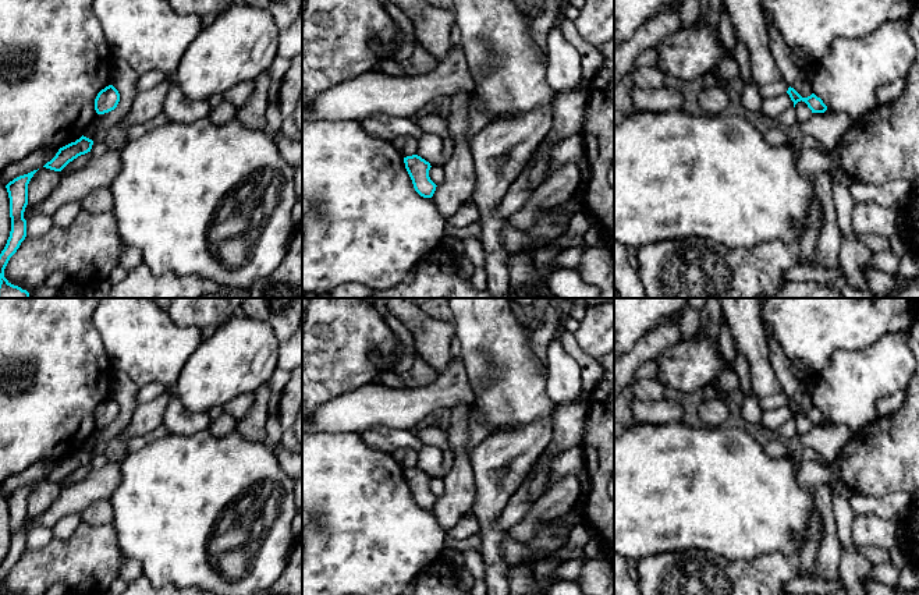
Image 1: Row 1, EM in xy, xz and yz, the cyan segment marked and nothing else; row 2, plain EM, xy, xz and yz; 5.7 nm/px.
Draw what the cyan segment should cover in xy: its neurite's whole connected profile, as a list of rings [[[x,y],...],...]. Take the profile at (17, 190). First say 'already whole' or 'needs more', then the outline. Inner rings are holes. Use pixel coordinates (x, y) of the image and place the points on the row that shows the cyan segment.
already whole | [[[33,170],[19,176],[6,185],[10,198],[11,231],[7,244],[0,254],[0,298],[29,298],[26,290],[11,284],[4,277],[4,269],[26,237],[26,220],[24,219],[24,212],[28,205],[28,184],[36,171],[38,170]]]

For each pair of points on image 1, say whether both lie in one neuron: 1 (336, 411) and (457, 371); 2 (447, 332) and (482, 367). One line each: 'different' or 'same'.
1: same
2: different

